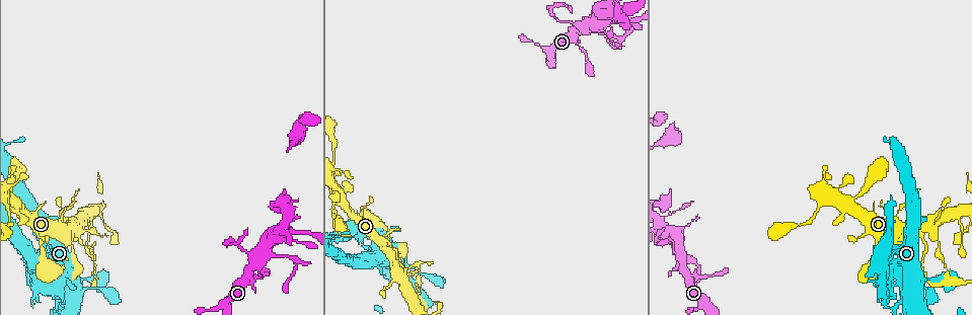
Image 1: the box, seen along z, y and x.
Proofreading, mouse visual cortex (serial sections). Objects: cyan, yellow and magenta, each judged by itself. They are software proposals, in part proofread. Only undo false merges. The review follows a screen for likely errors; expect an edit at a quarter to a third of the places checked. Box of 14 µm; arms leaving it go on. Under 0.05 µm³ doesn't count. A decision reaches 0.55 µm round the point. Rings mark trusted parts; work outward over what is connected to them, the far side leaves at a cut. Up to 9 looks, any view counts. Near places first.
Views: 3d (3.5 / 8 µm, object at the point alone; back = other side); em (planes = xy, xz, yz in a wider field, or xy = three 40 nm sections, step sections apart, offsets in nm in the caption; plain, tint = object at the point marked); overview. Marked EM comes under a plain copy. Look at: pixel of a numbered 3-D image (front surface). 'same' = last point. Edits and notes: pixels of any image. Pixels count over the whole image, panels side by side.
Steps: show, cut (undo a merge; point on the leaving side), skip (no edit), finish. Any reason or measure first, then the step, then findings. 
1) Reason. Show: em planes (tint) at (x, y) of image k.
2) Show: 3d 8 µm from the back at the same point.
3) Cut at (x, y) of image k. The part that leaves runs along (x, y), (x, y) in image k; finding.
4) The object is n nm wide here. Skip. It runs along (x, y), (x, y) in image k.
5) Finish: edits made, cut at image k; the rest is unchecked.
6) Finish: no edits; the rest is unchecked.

Thick turns thin. Show: 3d 8 µm at (408, 273) of image 1.

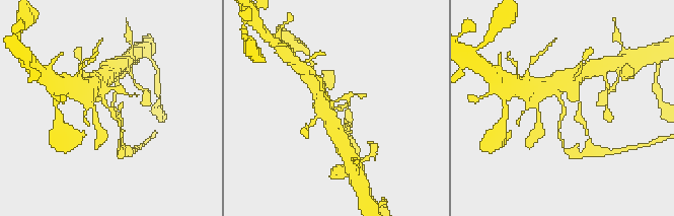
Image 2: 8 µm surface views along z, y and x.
Closer look. Show: 3d 3.5 µm from the back at (106, 107) of image 2.

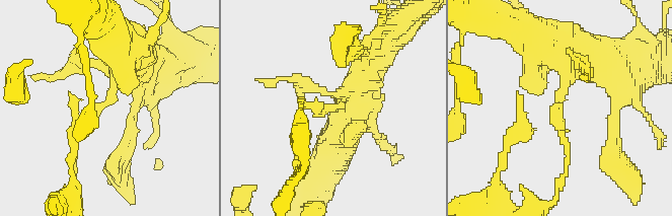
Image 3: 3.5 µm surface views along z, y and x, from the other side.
The arms are 150, 450 nm wide; need the tissue. Show: em xy step 3 (tint) at (107, 103) of image 3.

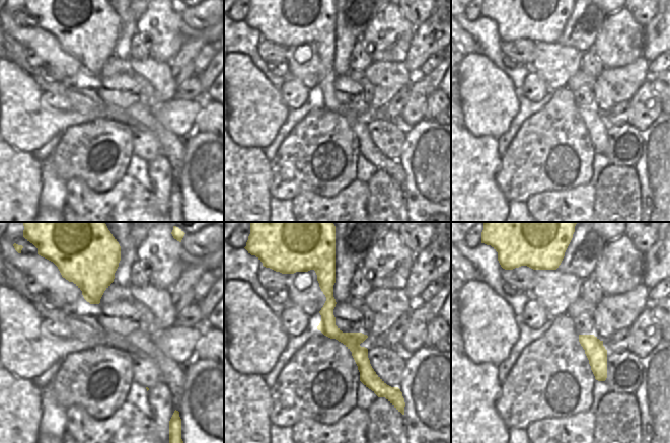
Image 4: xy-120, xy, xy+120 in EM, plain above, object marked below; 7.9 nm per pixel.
Cut at (314, 104) of image 3. A border runs along (344, 333), (336, 339) in image 4; two cells meet here.

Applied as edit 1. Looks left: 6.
Show: overview.

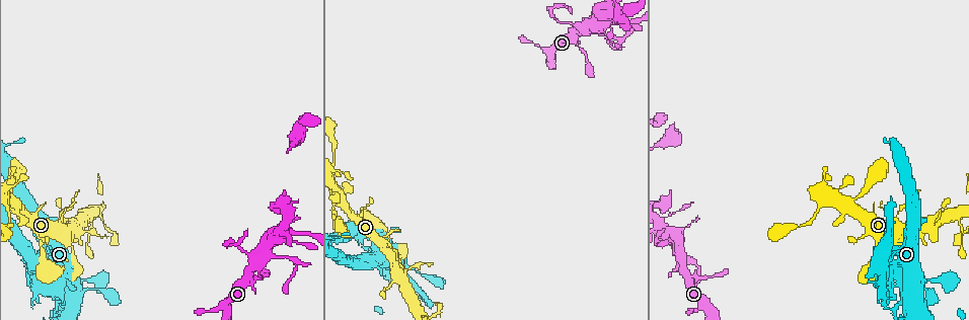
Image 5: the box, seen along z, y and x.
Sharp bend. Show: 3d 3.5 µm at (958, 213) of image 5.

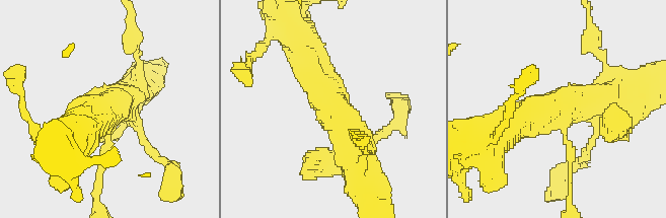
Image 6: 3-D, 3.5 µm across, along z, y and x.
Show: em xy step 1 (tint) at (104, 109) of image 6.

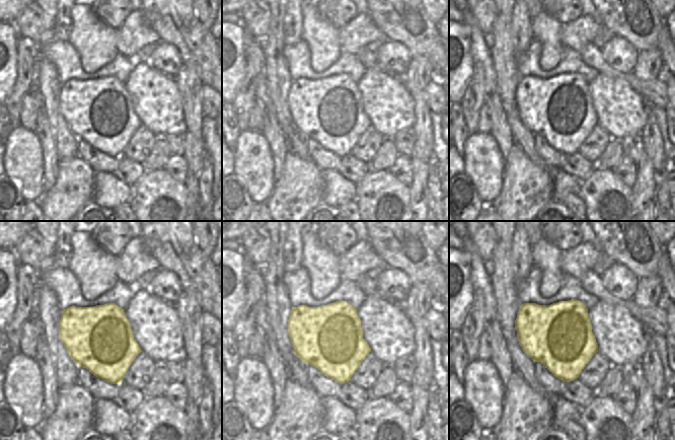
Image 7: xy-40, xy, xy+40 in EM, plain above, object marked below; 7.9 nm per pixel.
Skip. It runs along (306, 50), (347, 138), (362, 148) in image 6; one cell here.

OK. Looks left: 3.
Arms run side by side. Show: 3d 3.5 µm from the back at (58, 278) of image 5.

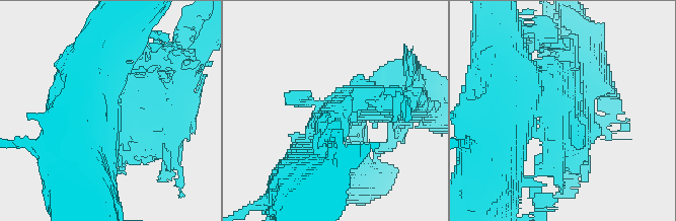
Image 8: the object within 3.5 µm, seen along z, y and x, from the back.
Cut at (169, 52) of image 8. The part that leaves runs along (319, 140), (394, 90) in image 8; two cells meet here.

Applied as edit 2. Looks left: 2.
Show: 3d 3.5 µm at (582, 31) of image 5.

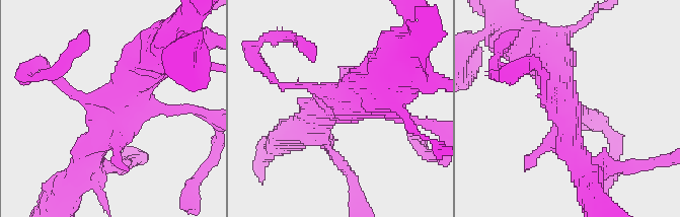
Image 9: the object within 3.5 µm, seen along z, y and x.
Show: em xy step 3 (tint) at (345, 108) of image 9.

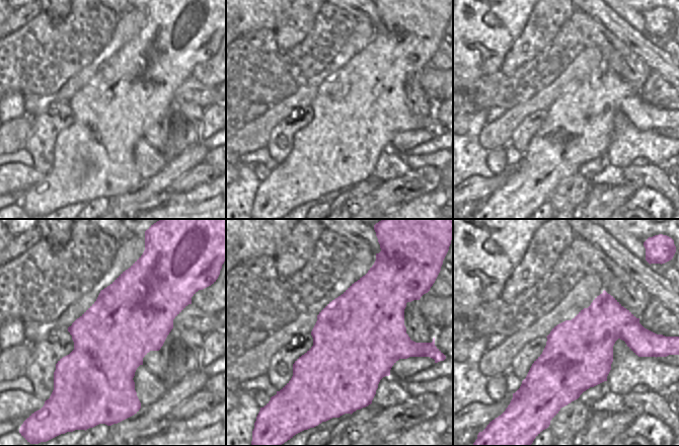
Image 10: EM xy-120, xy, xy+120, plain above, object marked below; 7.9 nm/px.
Skip. It runs along (83, 165), (155, 57) in image 9; all the same cell.

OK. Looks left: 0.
Finish: edits made, cut at image 3, cut at image 8; the rest is unchecked.

